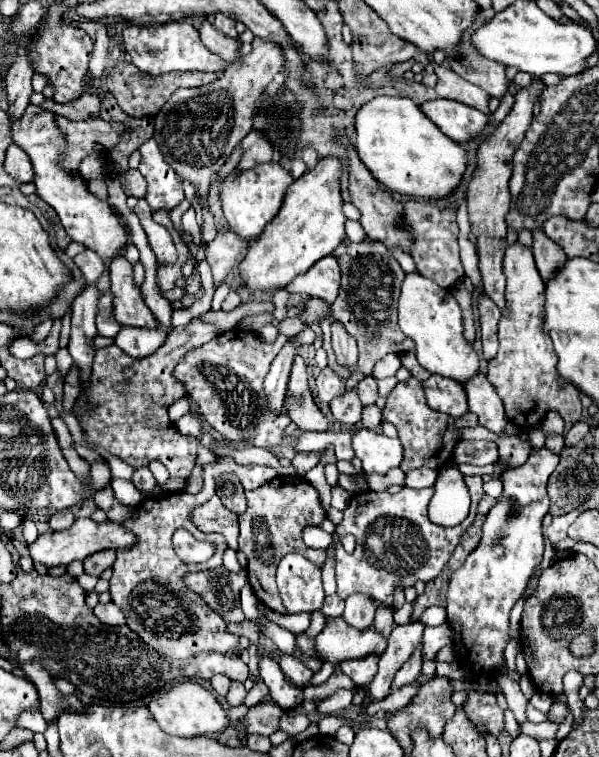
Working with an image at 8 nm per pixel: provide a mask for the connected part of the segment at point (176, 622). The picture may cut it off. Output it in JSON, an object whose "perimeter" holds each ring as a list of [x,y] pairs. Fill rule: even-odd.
{"perimeter":[[[205,464],[203,466],[203,490],[199,494],[187,494],[187,492],[175,492],[169,494],[167,498],[161,500],[145,500],[145,504],[139,504],[135,508],[135,518],[127,520],[125,526],[129,526],[129,530],[133,530],[137,534],[137,546],[133,550],[123,550],[117,552],[117,560],[113,564],[113,578],[111,578],[111,598],[113,602],[123,610],[125,618],[127,618],[127,626],[131,626],[135,630],[135,634],[139,634],[143,638],[145,644],[149,644],[151,648],[155,648],[163,658],[189,658],[193,654],[199,654],[201,650],[213,650],[213,652],[227,652],[233,650],[237,646],[239,636],[233,636],[225,630],[225,622],[221,620],[221,616],[217,616],[217,612],[211,612],[209,606],[205,606],[205,602],[201,602],[201,598],[197,598],[183,582],[181,578],[187,572],[193,570],[213,569],[223,564],[223,552],[228,547],[225,539],[220,534],[205,534],[199,532],[195,528],[195,524],[191,522],[191,510],[205,504],[213,494],[215,494],[215,480],[209,480],[209,468],[215,466],[213,464]],[[177,528],[185,528],[191,532],[197,539],[201,541],[211,542],[216,546],[215,556],[203,564],[185,564],[177,558],[173,546],[171,546],[171,536]]]}

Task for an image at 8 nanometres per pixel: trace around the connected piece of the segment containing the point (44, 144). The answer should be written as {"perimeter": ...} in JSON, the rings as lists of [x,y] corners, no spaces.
{"perimeter":[[[29,104],[23,118],[11,124],[11,132],[13,132],[13,142],[21,146],[33,162],[35,168],[33,182],[37,186],[37,194],[49,206],[55,208],[71,240],[81,242],[93,252],[97,252],[105,264],[109,264],[115,256],[119,256],[129,244],[127,244],[125,228],[121,226],[115,212],[109,208],[109,204],[105,204],[95,194],[91,194],[89,188],[79,178],[71,176],[69,170],[61,170],[61,166],[57,166],[57,154],[61,154],[61,146],[65,146],[65,138],[61,138],[61,130],[57,130],[57,124],[53,122],[53,112],[45,112],[43,108]]]}

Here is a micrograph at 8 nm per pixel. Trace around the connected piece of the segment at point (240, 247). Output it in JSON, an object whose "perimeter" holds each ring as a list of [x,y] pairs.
{"perimeter":[[[233,230],[219,232],[217,238],[207,244],[205,252],[213,270],[215,284],[219,284],[227,276],[227,272],[235,266],[237,256],[241,256],[245,248],[247,248],[247,242],[241,242],[241,238],[233,234]]]}

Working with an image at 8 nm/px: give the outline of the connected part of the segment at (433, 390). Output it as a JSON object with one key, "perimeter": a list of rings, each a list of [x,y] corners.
{"perimeter":[[[431,376],[429,380],[423,382],[423,386],[429,408],[449,414],[453,418],[461,418],[463,414],[469,412],[465,388],[457,386],[457,382],[453,382],[451,378]]]}

